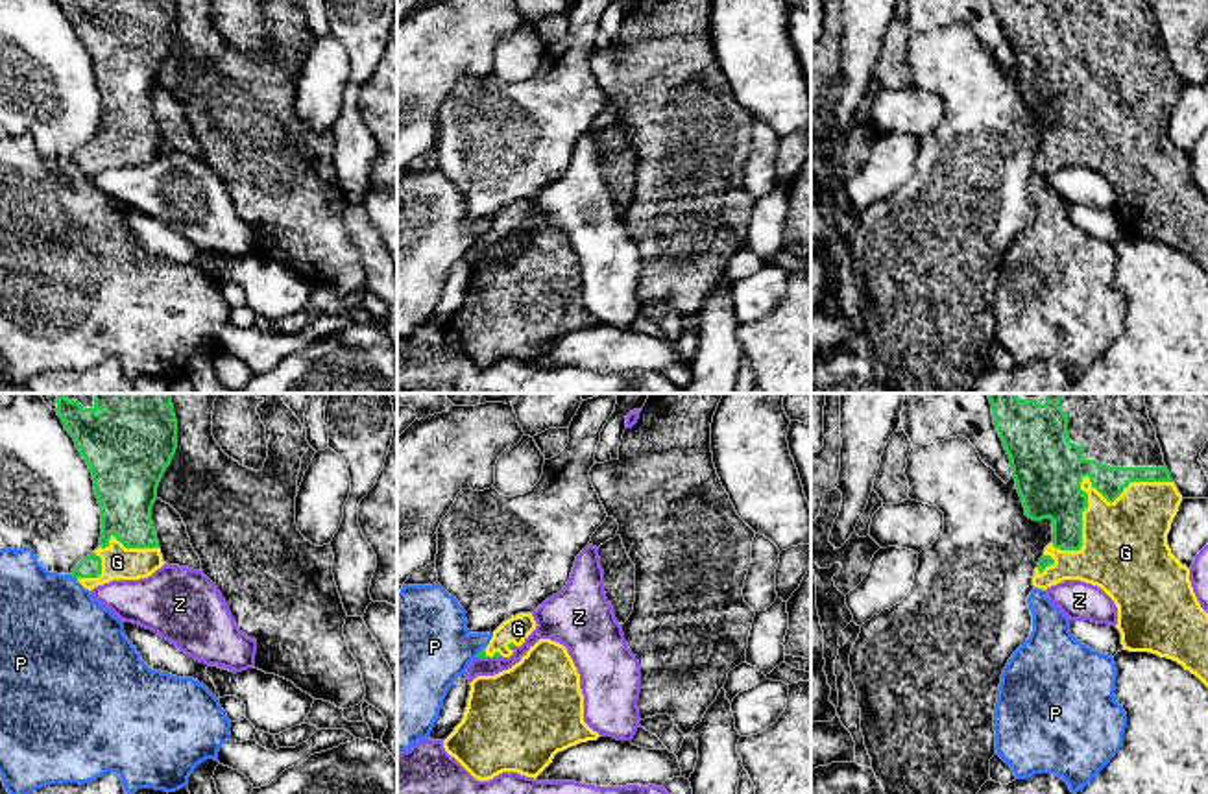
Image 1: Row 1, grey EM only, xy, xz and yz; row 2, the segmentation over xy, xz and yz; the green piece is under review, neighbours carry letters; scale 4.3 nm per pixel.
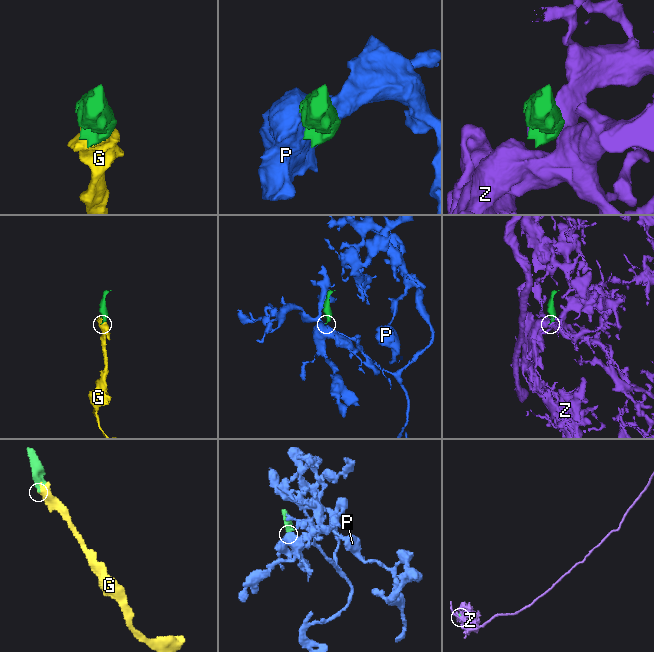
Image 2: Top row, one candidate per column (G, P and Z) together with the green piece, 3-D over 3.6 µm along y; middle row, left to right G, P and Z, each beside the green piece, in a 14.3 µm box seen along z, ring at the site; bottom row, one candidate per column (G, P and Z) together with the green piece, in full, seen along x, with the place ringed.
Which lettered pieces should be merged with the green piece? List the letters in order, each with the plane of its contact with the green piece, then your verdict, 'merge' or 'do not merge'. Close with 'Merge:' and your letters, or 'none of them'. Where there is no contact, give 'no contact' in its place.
G: contact in yz; merge
P: contact in xy; do not merge
Z: contact in xz; do not merge
Merge: G

